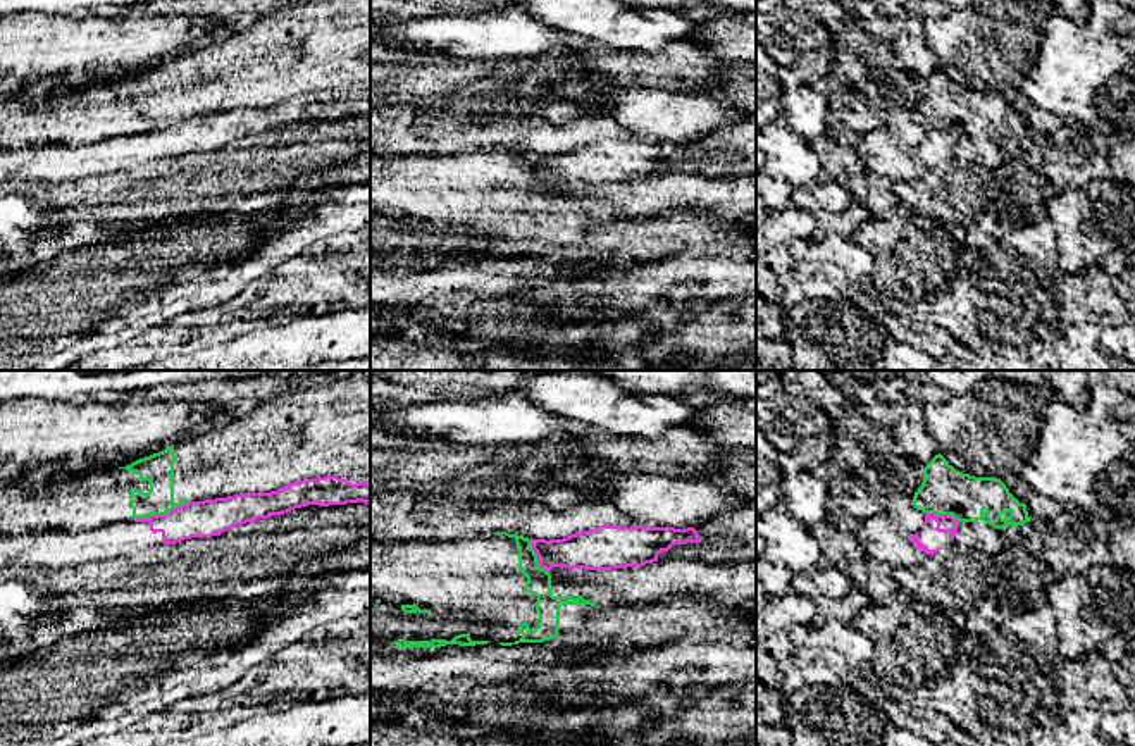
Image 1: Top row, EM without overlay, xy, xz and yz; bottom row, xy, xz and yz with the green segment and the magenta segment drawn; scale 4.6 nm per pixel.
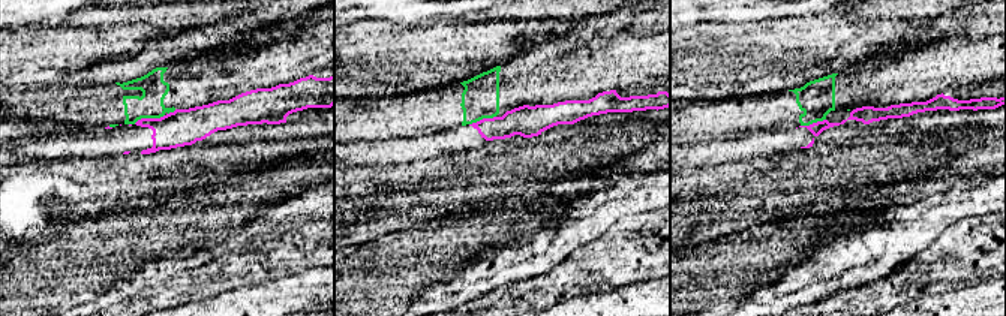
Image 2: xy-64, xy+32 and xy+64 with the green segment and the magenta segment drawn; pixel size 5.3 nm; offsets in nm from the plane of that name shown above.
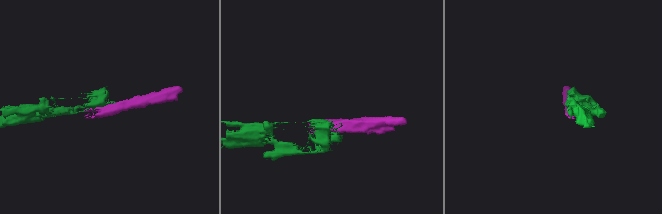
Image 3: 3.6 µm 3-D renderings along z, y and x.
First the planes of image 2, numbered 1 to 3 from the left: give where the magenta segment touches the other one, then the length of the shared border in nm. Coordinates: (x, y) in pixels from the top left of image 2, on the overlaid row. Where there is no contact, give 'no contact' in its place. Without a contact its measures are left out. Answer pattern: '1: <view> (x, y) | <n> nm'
1: xy-64 (149, 117) | 180 nm
2: xy+32 (482, 119) | 150 nm
3: xy+64 (813, 122) | 140 nm

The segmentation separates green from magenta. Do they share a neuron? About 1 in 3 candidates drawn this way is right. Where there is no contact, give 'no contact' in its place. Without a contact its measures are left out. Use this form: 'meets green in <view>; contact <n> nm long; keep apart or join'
meets green in xy; contact 200 nm long; keep apart

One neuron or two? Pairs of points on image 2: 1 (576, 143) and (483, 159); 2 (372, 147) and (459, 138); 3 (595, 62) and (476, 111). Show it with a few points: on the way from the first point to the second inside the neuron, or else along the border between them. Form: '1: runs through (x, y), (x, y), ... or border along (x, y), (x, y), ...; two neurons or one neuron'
1: runs through (553, 156), (546, 159), (505, 159); one neuron
2: runs through (393, 149), (438, 144); one neuron
3: runs through (565, 69), (547, 72), (505, 87); one neuron

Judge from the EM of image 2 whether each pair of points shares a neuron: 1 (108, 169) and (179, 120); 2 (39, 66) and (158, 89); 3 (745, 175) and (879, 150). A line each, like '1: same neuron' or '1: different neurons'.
1: different neurons
2: different neurons
3: same neuron

